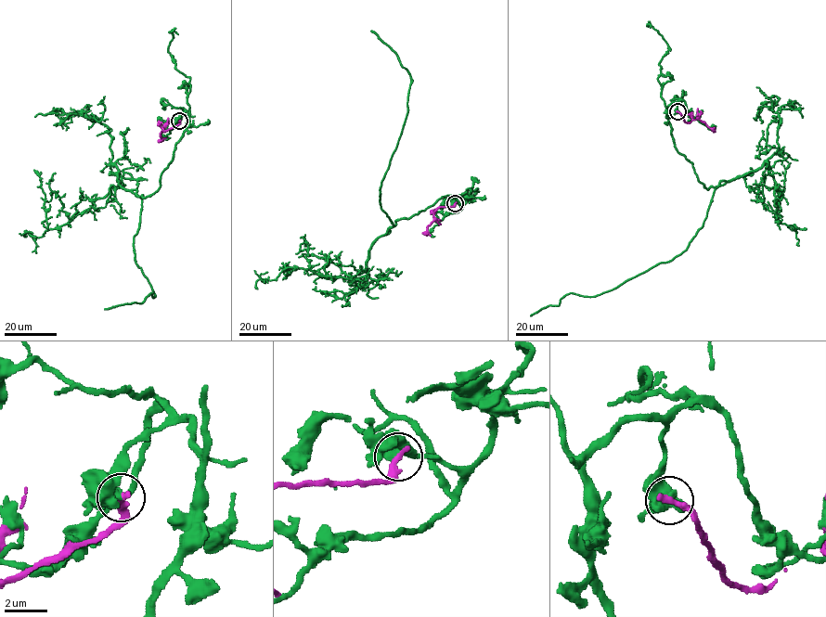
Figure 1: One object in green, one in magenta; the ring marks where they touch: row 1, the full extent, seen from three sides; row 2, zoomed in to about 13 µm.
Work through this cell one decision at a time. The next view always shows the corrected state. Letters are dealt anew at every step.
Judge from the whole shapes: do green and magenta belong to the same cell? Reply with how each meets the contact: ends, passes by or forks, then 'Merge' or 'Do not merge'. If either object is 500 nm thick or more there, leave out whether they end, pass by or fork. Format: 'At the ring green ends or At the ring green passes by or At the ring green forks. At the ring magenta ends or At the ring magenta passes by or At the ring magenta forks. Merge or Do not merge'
Do not merge

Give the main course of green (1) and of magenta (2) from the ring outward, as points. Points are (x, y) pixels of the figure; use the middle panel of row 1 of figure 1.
1: (455, 203), (467, 196), (442, 197), (393, 226), (380, 208), (411, 82), (371, 31)
2: (455, 203), (454, 206), (438, 207), (427, 231), (422, 233)

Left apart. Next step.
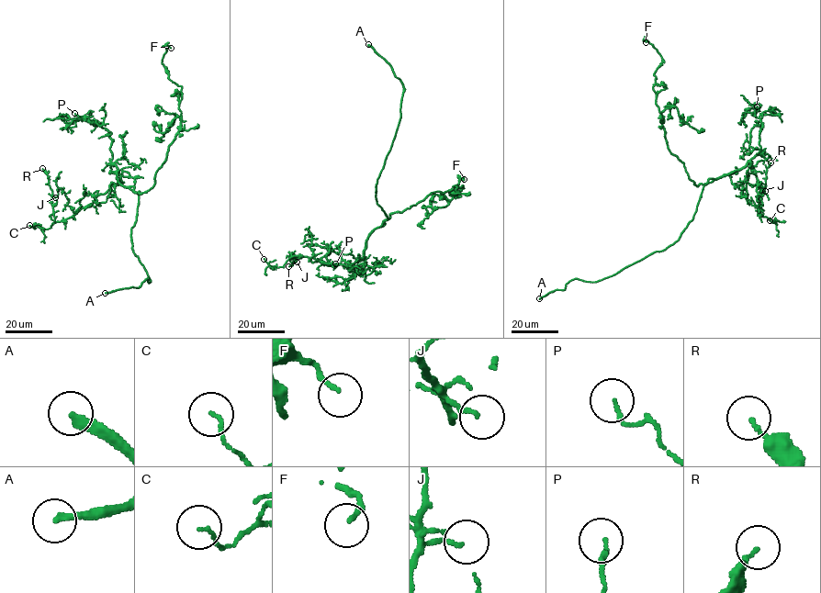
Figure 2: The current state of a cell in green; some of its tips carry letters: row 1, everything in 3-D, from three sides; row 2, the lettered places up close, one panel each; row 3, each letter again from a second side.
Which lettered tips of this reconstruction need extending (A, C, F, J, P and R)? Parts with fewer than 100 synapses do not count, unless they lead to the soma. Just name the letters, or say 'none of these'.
A

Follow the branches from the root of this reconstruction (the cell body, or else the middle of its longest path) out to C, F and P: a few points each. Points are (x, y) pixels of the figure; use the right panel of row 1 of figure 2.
C: (699, 199), (704, 185), (741, 169), (749, 162), (760, 190), (759, 214), (774, 223), (776, 221), (770, 220)
F: (699, 199), (703, 185), (694, 184), (683, 163), (668, 148), (652, 87), (654, 72), (662, 59), (646, 42)
P: (699, 199), (704, 185), (741, 169), (761, 151), (761, 123), (753, 113), (757, 111), (757, 106)

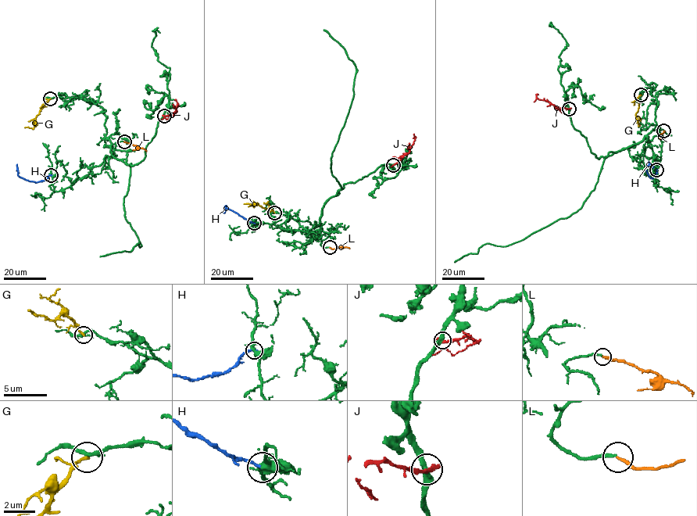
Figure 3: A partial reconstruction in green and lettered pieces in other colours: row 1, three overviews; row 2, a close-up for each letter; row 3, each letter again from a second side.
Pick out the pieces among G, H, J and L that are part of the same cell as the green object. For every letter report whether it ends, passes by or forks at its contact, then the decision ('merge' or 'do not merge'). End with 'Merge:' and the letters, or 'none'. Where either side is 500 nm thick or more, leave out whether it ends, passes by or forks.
G: it ends there; do not merge
H: it ends there; do not merge
J: it ends there; do not merge
L: it ends there; merge
Merge: L

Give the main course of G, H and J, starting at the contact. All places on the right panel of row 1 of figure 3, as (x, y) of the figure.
G: (641, 94), (638, 98), (639, 108), (635, 114), (640, 125)
H: (656, 170), (652, 178), (646, 168), (650, 164), (652, 168)
J: (569, 109), (557, 109), (538, 99), (536, 96), (538, 94)

